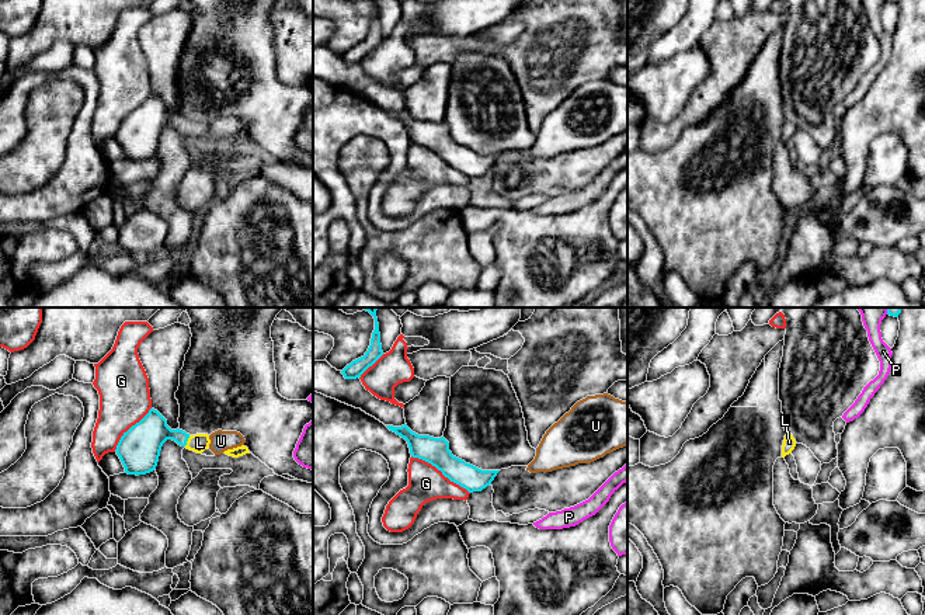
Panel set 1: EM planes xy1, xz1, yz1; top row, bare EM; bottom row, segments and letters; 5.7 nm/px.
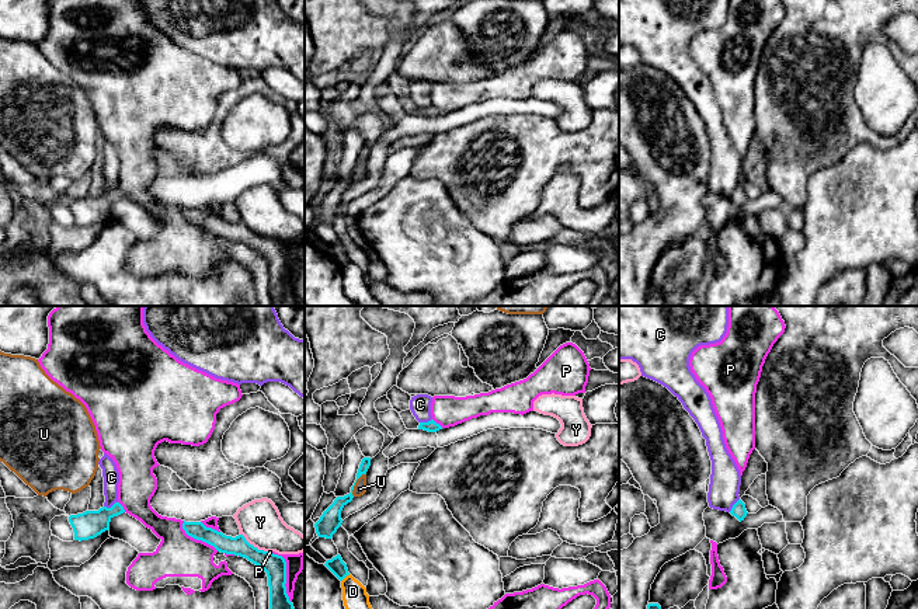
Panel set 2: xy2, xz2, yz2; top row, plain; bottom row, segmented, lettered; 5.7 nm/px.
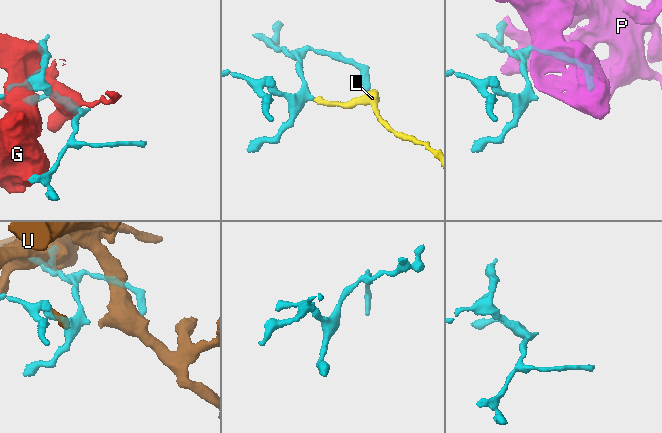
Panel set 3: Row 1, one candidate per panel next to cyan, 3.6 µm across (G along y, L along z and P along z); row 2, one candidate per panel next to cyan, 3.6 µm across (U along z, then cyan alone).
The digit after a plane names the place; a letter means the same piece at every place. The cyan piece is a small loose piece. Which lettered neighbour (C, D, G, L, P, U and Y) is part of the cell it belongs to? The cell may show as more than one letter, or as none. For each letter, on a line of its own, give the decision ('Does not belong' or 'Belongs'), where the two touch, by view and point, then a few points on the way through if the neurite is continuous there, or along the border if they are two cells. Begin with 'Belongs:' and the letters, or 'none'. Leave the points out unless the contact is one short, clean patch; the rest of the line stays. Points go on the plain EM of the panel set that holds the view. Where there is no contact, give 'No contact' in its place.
Belongs: L
C: Does not belong. Touches cyan at xy2 (111, 192). Boundary: xy2 (117, 187), (110, 192), (104, 192)
D: Does not belong. Touches cyan at xz2 (346, 261). Boundary: xz2 (350, 260), (341, 267)
G: Does not belong. Touches cyan at xz1 (441, 156)
L: Belongs. Touches cyan at xy1 (187, 125). Path across: xy1 (143, 127), (150, 120), (187, 125), (200, 128)
P: Does not belong. Touches cyan at xy2 (197, 225)
U: Does not belong. Touches cyan at xz2 (354, 170)
Y: Does not belong. Touches cyan at xy2 (253, 232). Boundary: xy2 (240, 219), (258, 235), (268, 237)

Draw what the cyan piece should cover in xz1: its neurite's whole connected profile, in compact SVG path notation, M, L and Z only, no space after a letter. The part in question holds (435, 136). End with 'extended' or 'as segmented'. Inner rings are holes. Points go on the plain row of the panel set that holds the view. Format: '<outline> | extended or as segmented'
M407 110L401 112L386 112L407 126L413 143L431 149L441 156L445 163L466 174L469 178L481 177L490 171L500 157L481 156L453 142L449 136L449 128L444 122L418 121L413 118Z | as segmented

